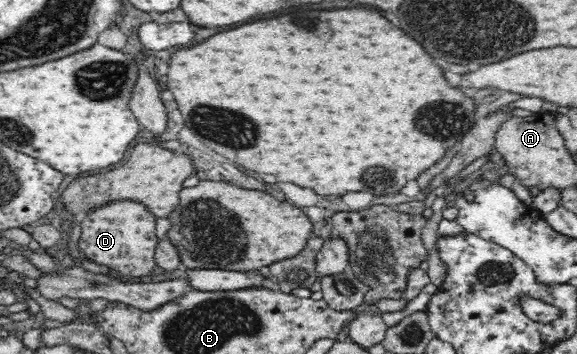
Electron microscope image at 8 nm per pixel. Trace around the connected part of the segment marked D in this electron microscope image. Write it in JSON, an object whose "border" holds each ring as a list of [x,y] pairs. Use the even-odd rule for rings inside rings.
{"border":[[[113,200],[80,217],[82,233],[78,240],[79,250],[97,264],[105,264],[113,273],[121,276],[148,275],[156,266],[155,247],[159,242],[155,235],[156,216],[136,200]]]}

